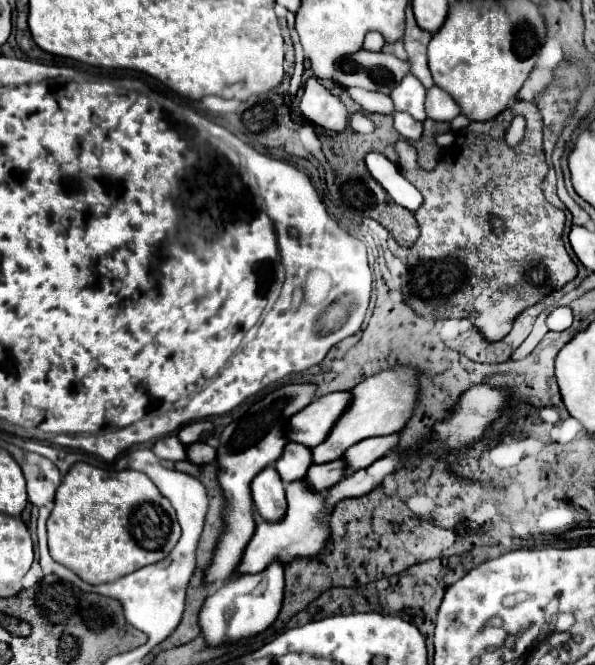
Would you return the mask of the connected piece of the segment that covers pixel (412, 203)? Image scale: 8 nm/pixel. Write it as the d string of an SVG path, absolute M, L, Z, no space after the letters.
M368 152L366 166L368 166L372 178L390 194L390 198L396 204L400 204L412 212L420 208L422 194L400 174L398 166L392 164L384 154Z

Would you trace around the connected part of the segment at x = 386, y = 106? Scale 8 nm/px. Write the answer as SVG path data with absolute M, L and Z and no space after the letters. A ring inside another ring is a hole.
M344 88L348 96L358 102L366 112L380 112L380 114L392 114L392 100L386 94L380 92L368 92L362 88Z

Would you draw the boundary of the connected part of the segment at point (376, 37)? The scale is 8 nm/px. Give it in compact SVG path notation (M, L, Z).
M370 32L370 34L366 34L364 50L368 50L368 52L380 52L382 46L384 46L384 38L382 38L378 32Z

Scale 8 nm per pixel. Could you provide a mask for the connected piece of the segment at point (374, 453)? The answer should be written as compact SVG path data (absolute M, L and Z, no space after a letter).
M390 434L390 436L378 436L378 438L368 438L358 442L358 446L352 446L344 458L348 464L348 472L366 468L374 464L378 458L384 458L390 450L394 450L400 442L400 434Z

